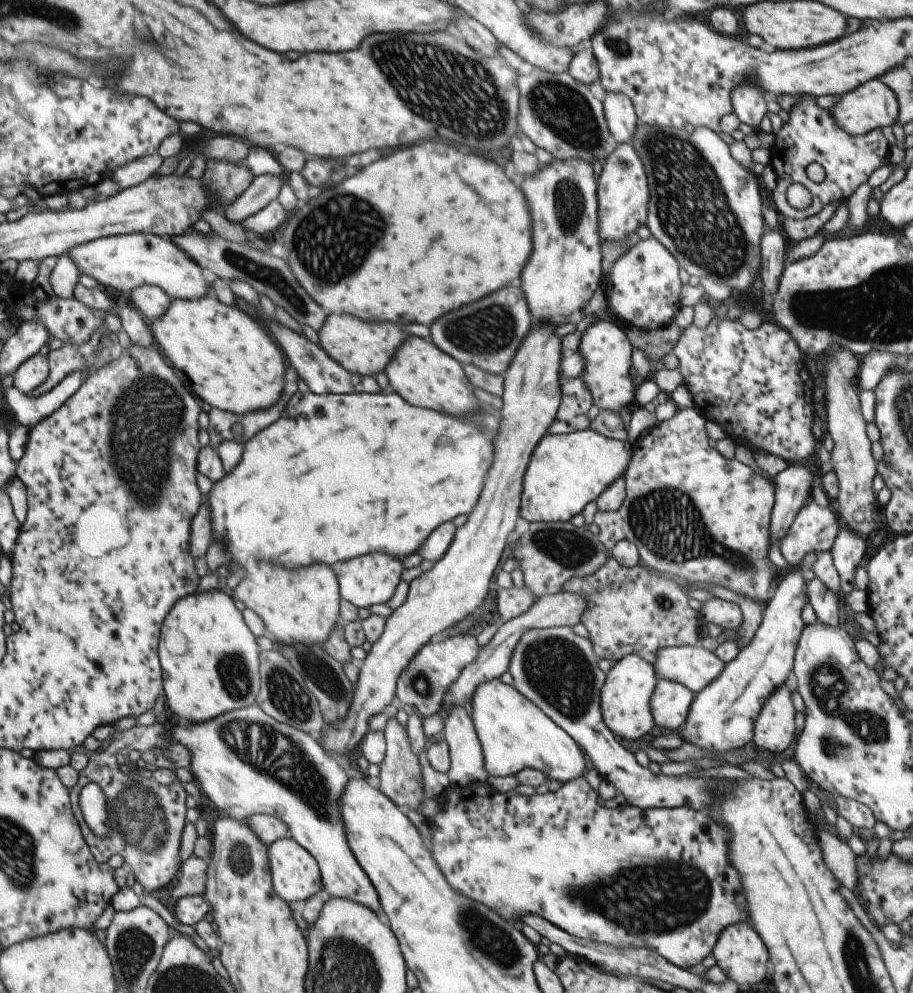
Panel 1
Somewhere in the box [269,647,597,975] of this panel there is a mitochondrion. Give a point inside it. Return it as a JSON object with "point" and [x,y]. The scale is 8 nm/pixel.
{"point":[486,937]}

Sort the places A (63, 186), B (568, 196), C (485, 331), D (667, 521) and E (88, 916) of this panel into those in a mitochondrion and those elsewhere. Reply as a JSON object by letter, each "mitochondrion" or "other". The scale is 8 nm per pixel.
{"A":"other","B":"mitochondrion","C":"mitochondrion","D":"mitochondrion","E":"other"}

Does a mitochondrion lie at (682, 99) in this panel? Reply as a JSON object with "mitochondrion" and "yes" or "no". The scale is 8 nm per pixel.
{"mitochondrion":"no"}

